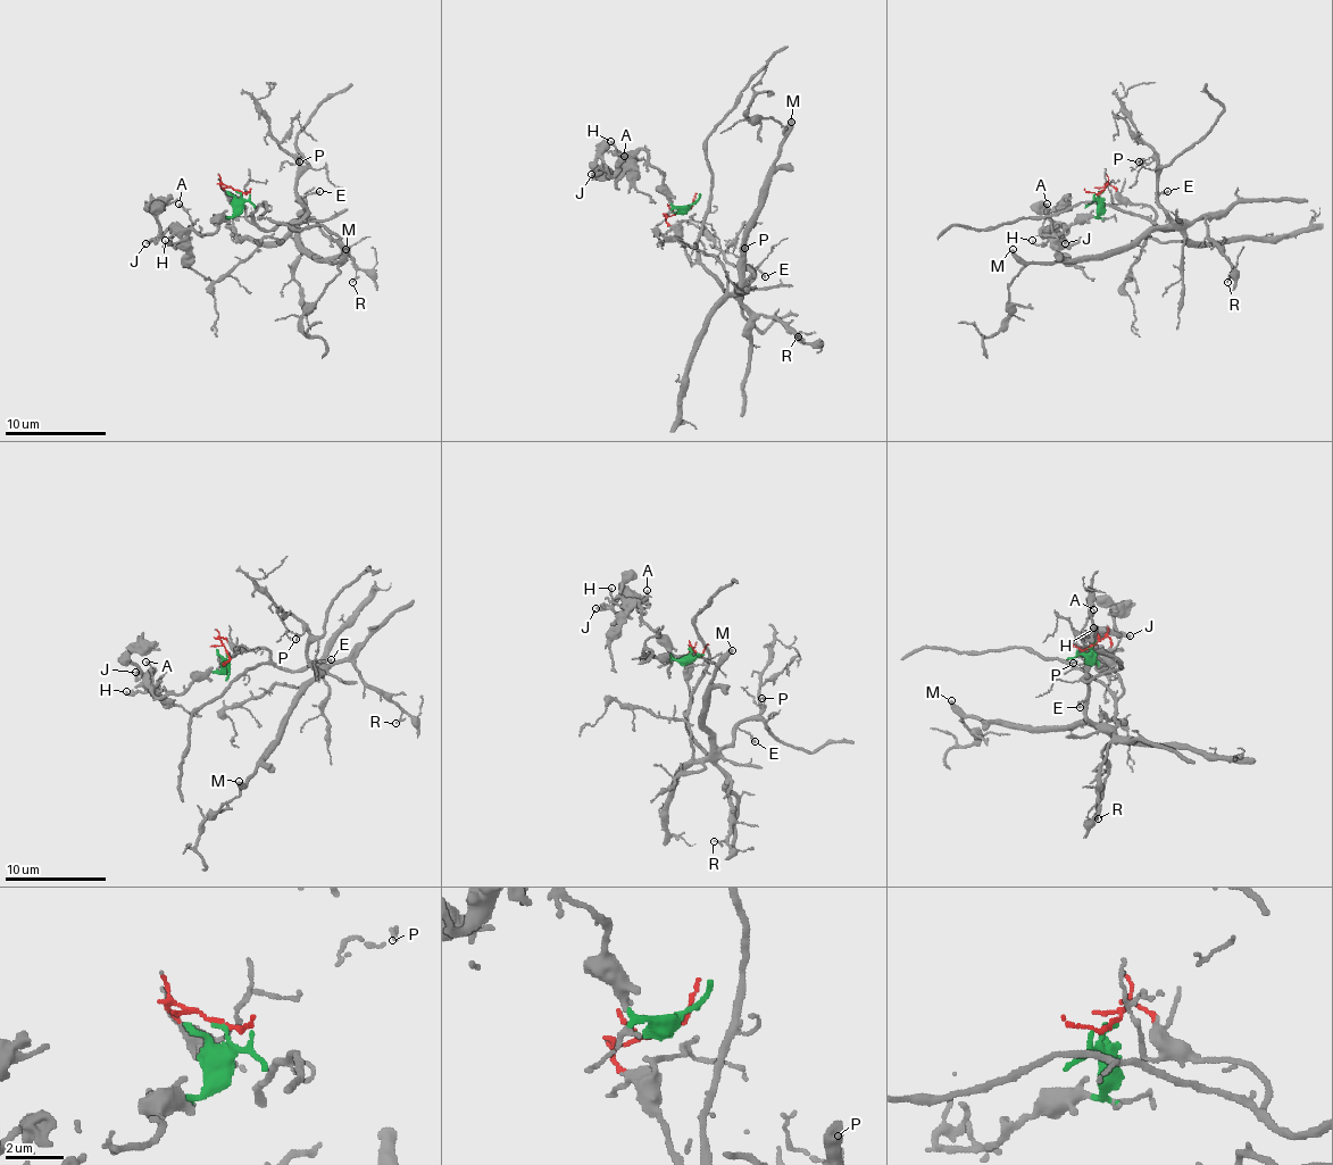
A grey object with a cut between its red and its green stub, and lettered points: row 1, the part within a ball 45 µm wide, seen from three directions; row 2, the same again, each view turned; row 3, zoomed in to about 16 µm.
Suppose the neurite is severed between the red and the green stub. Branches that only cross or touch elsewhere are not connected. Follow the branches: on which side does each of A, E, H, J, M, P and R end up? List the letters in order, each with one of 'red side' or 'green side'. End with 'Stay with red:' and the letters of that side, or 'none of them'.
A: green side
E: red side
H: green side
J: green side
M: red side
P: red side
R: red side
Stay with red: E, M, P, R

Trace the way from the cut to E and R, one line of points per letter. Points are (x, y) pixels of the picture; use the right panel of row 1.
E: (1100, 190), (1108, 185), (1133, 204), (1146, 204), (1154, 221), (1173, 231), (1183, 223), (1158, 198), (1168, 190)
R: (1100, 190), (1113, 185), (1133, 204), (1146, 204), (1166, 231), (1206, 218), (1206, 233), (1229, 261), (1226, 282)

